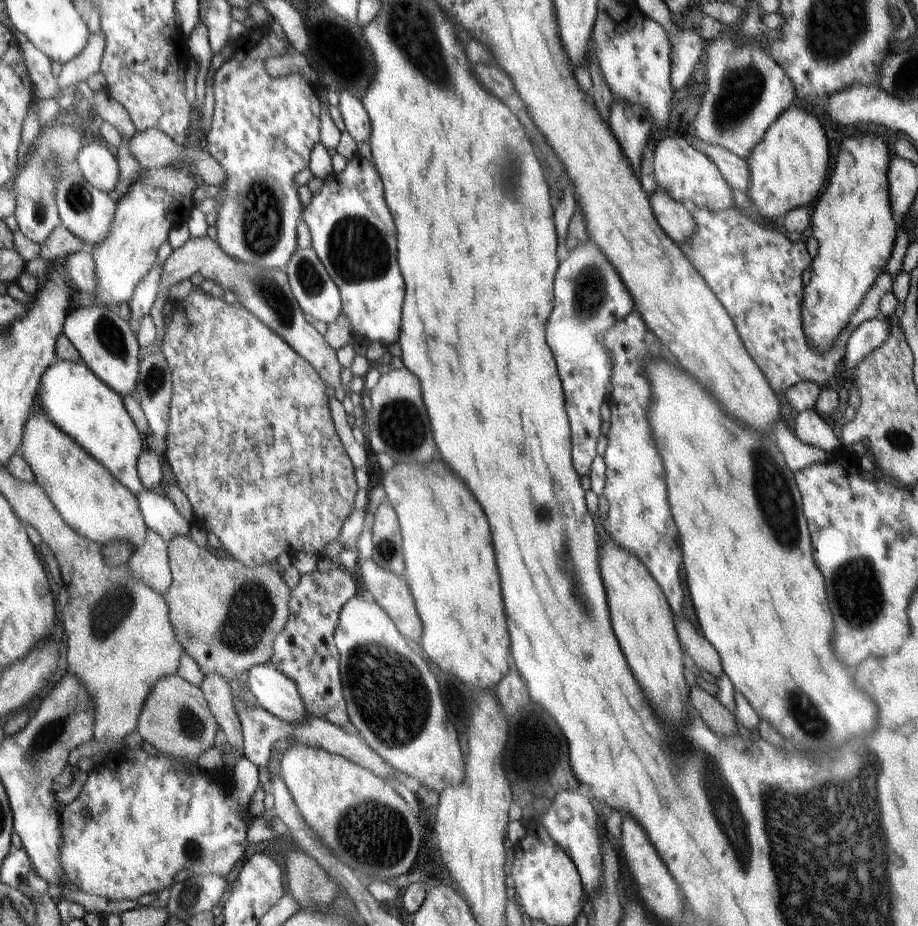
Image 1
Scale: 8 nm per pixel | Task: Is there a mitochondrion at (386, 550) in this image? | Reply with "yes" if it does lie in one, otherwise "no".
yes

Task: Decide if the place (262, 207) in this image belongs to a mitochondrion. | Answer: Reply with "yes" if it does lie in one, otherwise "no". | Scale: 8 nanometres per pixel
yes

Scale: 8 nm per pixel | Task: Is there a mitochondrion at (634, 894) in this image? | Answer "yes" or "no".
no

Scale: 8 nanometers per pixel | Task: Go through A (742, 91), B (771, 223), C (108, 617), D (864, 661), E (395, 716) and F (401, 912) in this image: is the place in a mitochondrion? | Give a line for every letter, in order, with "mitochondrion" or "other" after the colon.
A: mitochondrion
B: other
C: mitochondrion
D: other
E: mitochondrion
F: other

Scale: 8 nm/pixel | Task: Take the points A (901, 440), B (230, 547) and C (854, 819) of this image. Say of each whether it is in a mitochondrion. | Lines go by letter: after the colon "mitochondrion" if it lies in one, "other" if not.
A: mitochondrion
B: other
C: mitochondrion

